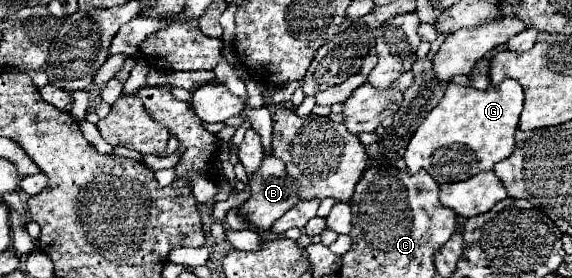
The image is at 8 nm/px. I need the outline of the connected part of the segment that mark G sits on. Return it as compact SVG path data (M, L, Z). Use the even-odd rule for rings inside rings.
M505 80L487 90L449 84L441 102L423 118L411 136L405 162L409 174L427 170L435 182L461 182L477 172L491 170L499 160L507 158L515 148L515 130L523 108L523 88L517 80Z

